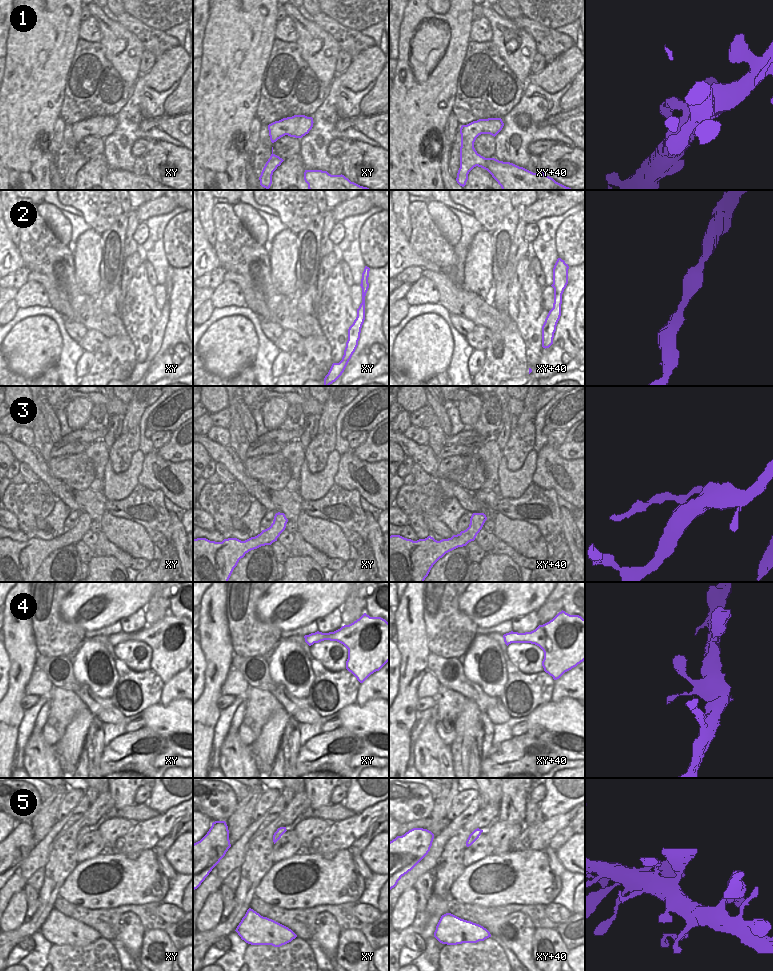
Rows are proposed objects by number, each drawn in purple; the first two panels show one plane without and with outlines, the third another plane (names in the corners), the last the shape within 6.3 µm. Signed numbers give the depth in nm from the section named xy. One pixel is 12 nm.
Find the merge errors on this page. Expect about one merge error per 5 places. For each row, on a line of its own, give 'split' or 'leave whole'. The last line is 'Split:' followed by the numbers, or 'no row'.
1: leave whole
2: leave whole
3: split
4: leave whole
5: leave whole
Split: 3

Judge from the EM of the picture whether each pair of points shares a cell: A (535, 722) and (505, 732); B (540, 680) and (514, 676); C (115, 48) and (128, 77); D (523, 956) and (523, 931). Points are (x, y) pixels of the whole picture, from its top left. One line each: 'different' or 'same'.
A: different
B: same
C: same
D: same

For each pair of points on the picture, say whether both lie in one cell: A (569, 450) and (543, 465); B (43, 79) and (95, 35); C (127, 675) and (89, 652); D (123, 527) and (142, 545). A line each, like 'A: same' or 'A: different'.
A: different
B: different
C: different
D: same

